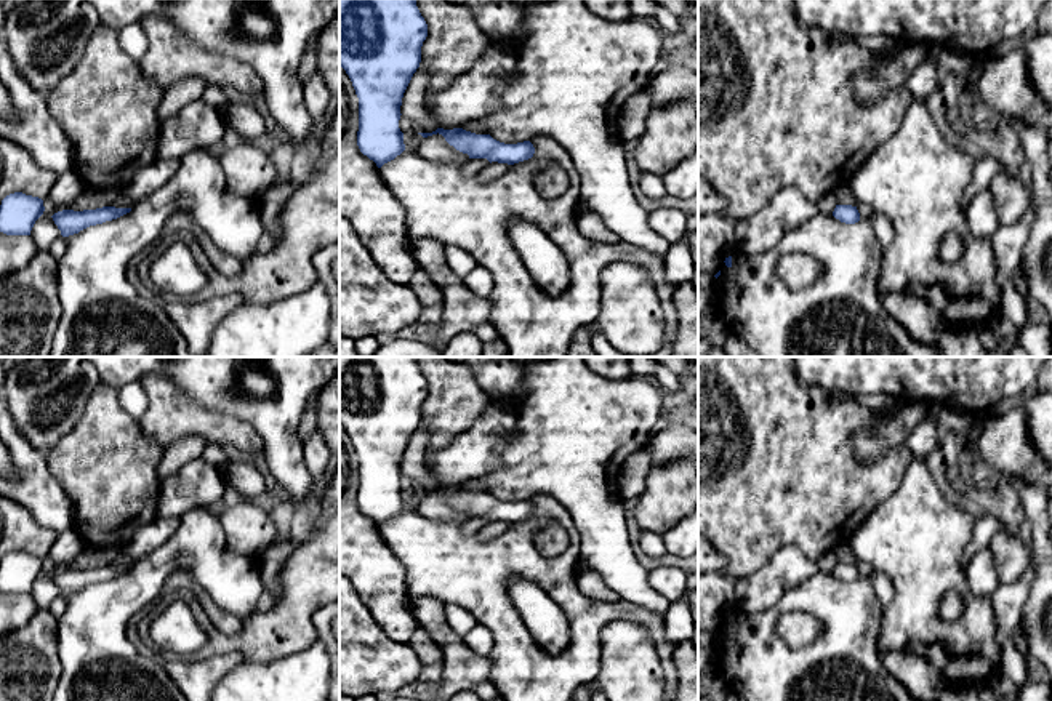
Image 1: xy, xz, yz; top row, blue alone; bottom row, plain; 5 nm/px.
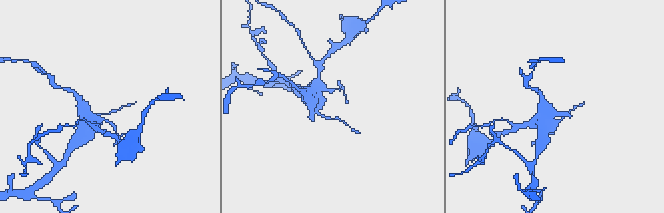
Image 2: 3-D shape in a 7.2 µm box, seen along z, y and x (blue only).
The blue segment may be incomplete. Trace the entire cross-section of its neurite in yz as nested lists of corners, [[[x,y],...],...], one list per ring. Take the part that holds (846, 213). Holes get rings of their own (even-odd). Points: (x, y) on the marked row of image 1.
[[[836,205],[833,216],[845,224],[855,224],[860,221],[860,213],[857,206],[852,205]]]

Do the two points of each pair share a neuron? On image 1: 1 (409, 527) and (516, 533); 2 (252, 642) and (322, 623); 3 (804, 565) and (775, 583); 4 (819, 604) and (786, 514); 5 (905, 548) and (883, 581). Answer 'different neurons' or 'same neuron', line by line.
1: same neuron
2: different neurons
3: same neuron
4: different neurons
5: different neurons

